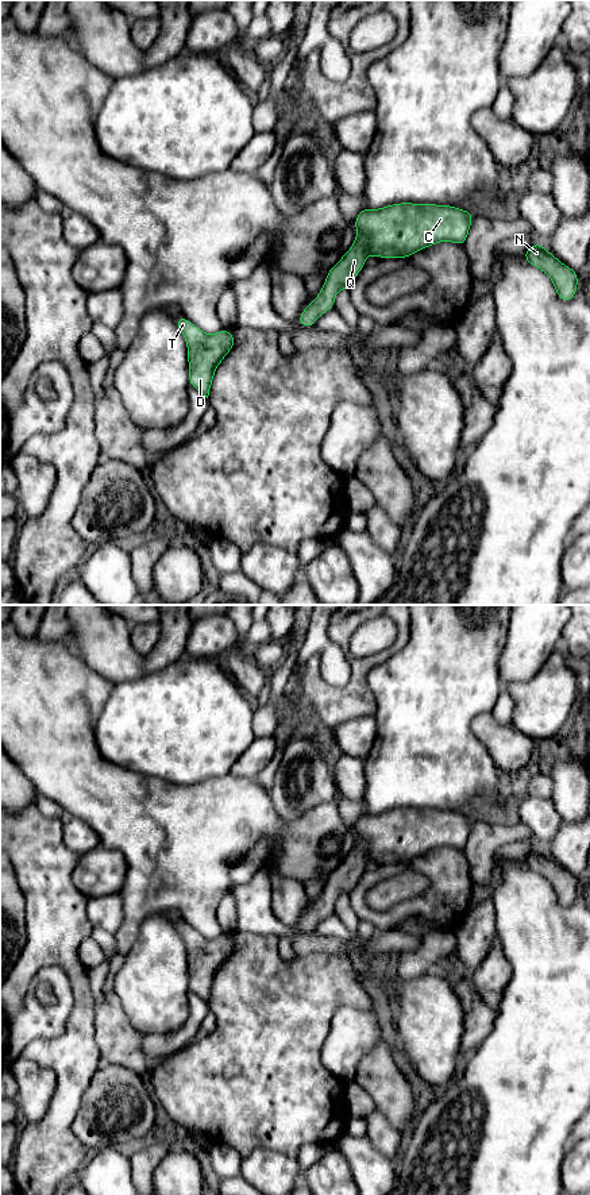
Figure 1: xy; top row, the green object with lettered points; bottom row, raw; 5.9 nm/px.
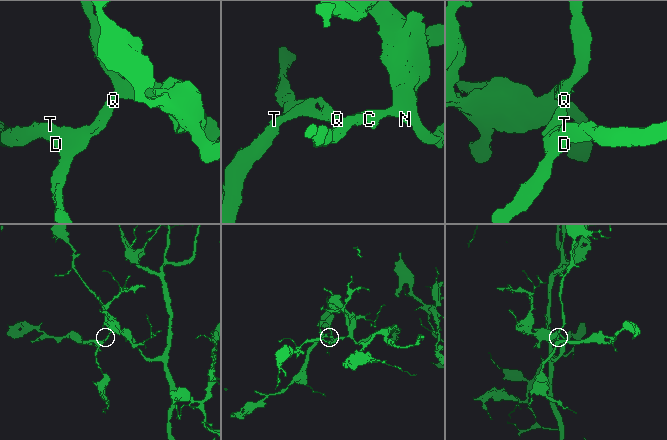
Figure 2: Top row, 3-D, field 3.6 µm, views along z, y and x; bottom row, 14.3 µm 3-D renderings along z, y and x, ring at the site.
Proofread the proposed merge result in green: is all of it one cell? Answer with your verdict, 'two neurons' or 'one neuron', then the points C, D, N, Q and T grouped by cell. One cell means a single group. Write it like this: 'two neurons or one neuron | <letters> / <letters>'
one neuron | C D N Q T

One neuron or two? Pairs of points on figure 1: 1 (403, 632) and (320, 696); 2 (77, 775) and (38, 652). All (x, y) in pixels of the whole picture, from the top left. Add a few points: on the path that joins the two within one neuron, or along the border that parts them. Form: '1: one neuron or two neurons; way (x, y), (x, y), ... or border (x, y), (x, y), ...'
1: one neuron; way (386, 654), (373, 660), (343, 696)
2: one neuron; way (53, 744), (38, 700), (38, 683)

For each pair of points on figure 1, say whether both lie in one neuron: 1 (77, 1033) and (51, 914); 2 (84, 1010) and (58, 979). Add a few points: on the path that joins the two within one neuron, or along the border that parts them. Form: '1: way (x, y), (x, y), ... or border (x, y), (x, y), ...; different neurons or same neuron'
1: way (81, 1003), (78, 976), (57, 944); same neuron
2: border (62, 968), (73, 997), (65, 1028); different neurons

